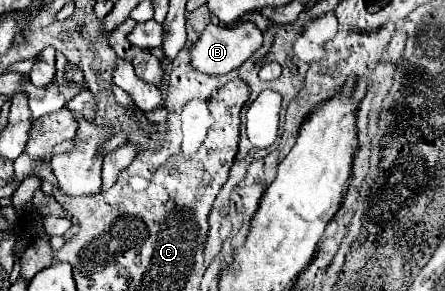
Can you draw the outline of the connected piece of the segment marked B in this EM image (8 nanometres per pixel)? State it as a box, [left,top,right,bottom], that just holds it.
[191,21,263,75]

